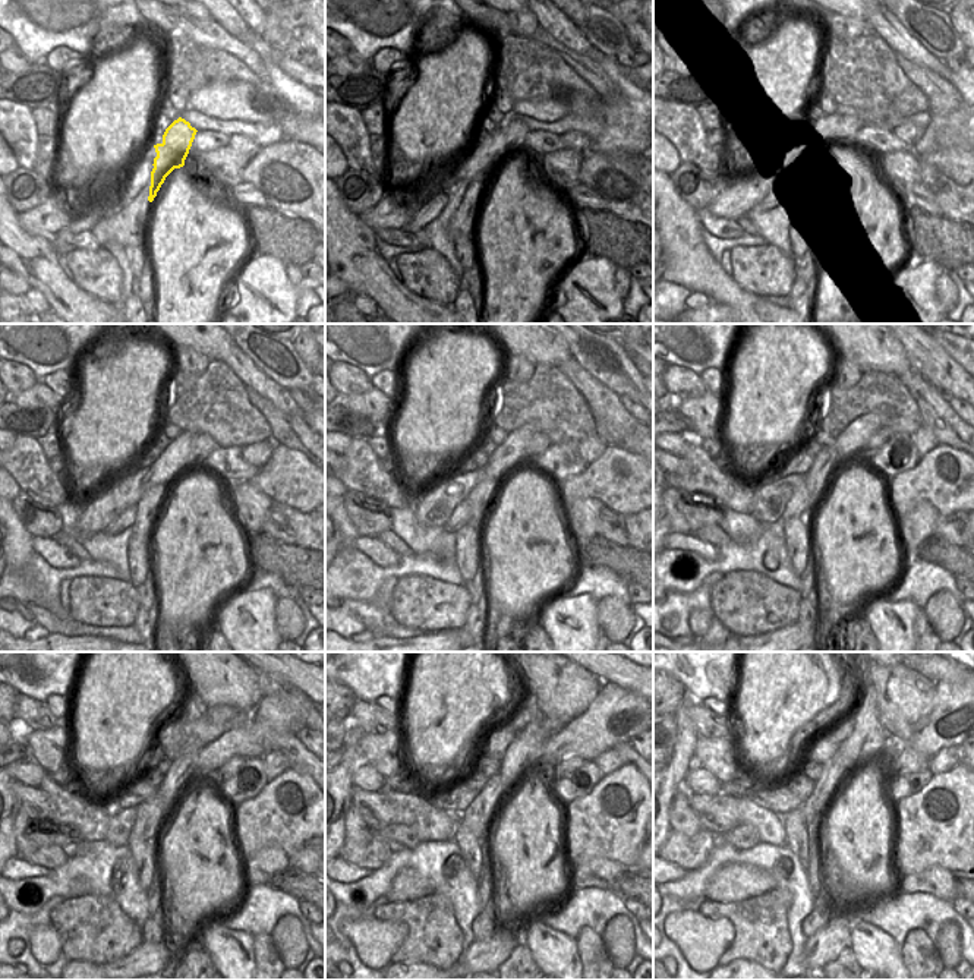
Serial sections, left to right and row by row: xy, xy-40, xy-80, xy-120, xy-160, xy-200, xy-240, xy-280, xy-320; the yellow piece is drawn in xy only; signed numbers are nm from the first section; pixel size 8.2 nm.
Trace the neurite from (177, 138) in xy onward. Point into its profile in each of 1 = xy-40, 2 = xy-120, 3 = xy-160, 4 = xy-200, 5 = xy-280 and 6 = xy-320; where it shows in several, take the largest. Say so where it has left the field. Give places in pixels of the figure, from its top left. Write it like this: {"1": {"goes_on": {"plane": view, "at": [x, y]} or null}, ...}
{"1": {"goes_on": {"plane": "xy-40", "at": [508, 138]}}, "2": {"goes_on": {"plane": "xy-120", "at": [204, 446]}}, "3": {"goes_on": {"plane": "xy-160", "at": [539, 443]}}, "4": {"goes_on": {"plane": "xy-200", "at": [882, 435]}}, "5": {"goes_on": {"plane": "xy-280", "at": [558, 769]}}, "6": {"goes_on": {"plane": "xy-320", "at": [908, 759]}}}

